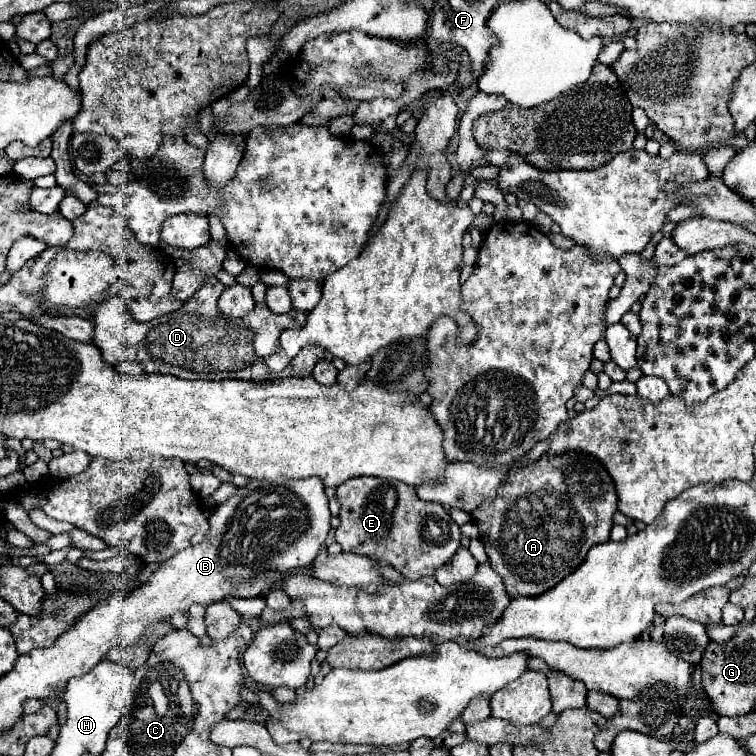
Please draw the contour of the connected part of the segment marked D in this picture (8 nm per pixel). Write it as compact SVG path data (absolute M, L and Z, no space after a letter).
M208 278L206 284L190 300L186 300L178 312L150 320L150 324L136 322L120 298L110 298L100 304L96 316L92 318L96 324L94 342L102 350L102 358L108 364L116 366L120 362L140 362L146 374L172 374L176 378L186 378L186 380L196 380L196 378L198 380L224 380L224 378L236 380L236 378L240 378L240 380L268 382L268 380L280 380L280 378L302 378L302 376L312 374L314 366L318 364L318 360L324 358L324 352L326 352L324 348L318 348L314 344L302 348L300 354L282 372L272 372L264 362L266 356L272 356L276 352L280 334L288 328L302 328L306 324L306 320L244 320L238 326L236 320L226 320L226 316L222 316L222 312L218 312L216 302L218 302L222 290L224 290L224 286L216 278Z

